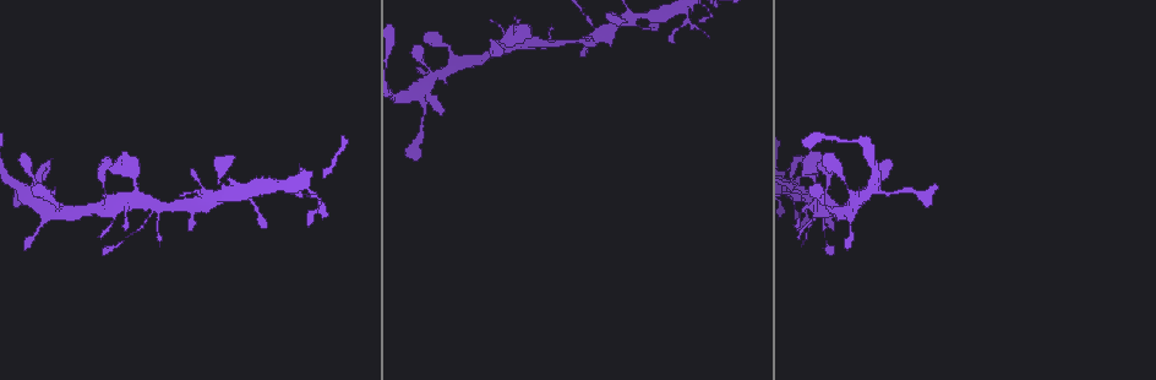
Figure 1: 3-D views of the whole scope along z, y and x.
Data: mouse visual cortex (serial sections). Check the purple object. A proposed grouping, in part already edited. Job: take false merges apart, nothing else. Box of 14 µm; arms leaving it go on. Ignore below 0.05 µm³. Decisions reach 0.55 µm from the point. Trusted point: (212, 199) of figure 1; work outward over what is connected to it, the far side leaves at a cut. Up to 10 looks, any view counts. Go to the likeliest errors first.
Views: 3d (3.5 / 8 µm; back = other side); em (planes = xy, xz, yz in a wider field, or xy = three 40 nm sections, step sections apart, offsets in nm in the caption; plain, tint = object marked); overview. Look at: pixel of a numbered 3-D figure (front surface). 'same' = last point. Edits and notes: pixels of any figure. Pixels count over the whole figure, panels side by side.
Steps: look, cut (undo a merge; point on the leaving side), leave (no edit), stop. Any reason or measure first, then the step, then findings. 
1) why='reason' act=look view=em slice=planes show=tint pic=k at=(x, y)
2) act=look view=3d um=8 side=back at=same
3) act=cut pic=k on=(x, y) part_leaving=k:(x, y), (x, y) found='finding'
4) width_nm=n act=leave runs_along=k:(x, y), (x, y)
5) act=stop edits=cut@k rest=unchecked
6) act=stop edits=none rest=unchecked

why='thick turns thin' act=look view=3d um=3.5 side=back pic=1 at=(687, 16)

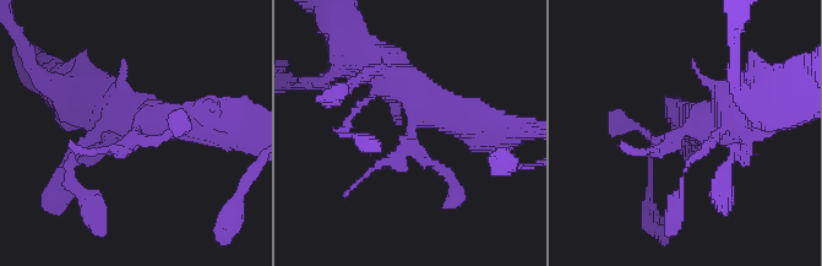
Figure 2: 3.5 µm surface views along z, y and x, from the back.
act=leave runs_along=2:(458, 118), (425, 102), (409, 128), (455, 196) found='continuous, no second cell'

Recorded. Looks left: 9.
why='arms part here' act=look view=3d um=3.5 side=back pic=1 at=(153, 207)

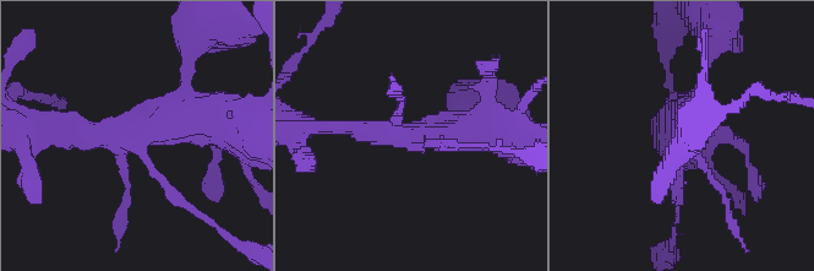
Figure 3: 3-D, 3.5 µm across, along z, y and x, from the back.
act=look view=em slice=xy step=5 show=tint pic=3 at=(130, 137)

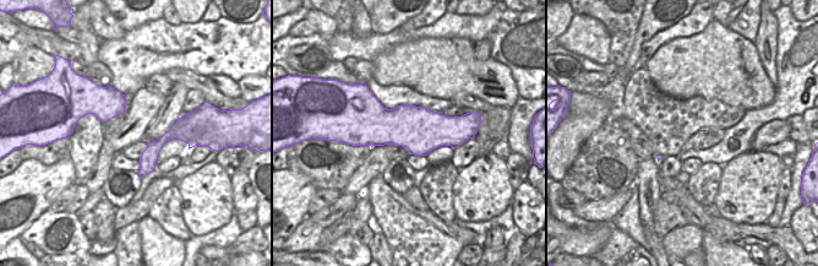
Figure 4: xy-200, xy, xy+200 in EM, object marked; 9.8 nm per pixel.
width_nm=440 act=leave runs_along=3:(47, 134), (137, 137), (208, 119) found='continuous, no second cell'

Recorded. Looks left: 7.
why='sudden change in width' act=look view=3d um=8 pic=1 at=(219, 177)

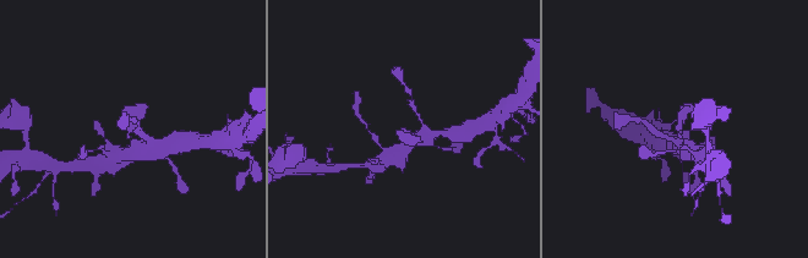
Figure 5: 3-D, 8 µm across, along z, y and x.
arm_widths_nm=300,450 why='shape alone is not enough' act=look view=em slice=xy step=1 show=tint pic=5 at=(678, 130)

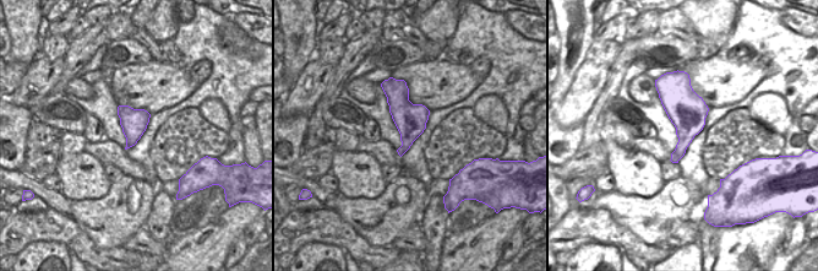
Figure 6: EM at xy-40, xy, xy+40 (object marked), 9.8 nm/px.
act=leave runs_along=5:(129, 153), (132, 114), (145, 105) found='continuous, no second cell'

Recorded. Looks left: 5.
why='sudden change in width' act=look view=3d um=3.5 pic=1 at=(494, 52)

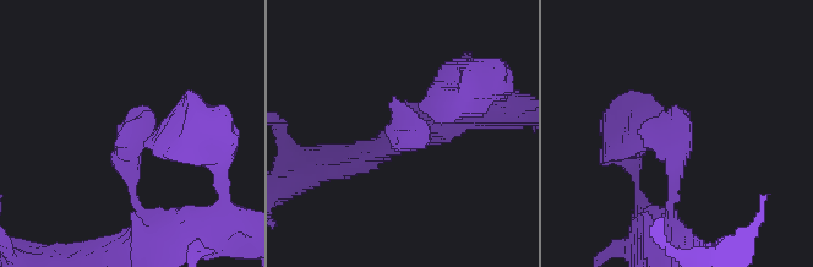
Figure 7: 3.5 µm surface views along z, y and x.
why='need the tissue' act=look view=em slice=xy step=2 show=tint pic=7 at=(407, 134)

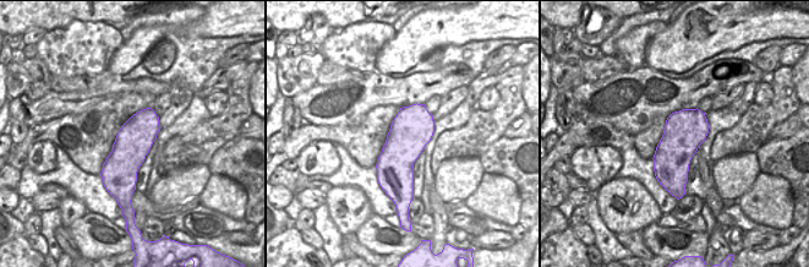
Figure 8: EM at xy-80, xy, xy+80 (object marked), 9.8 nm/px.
act=leave runs_along=7:(672, 217), (676, 104) found='one cell here'

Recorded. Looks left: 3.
act=stop edits=none rest=unchecked

